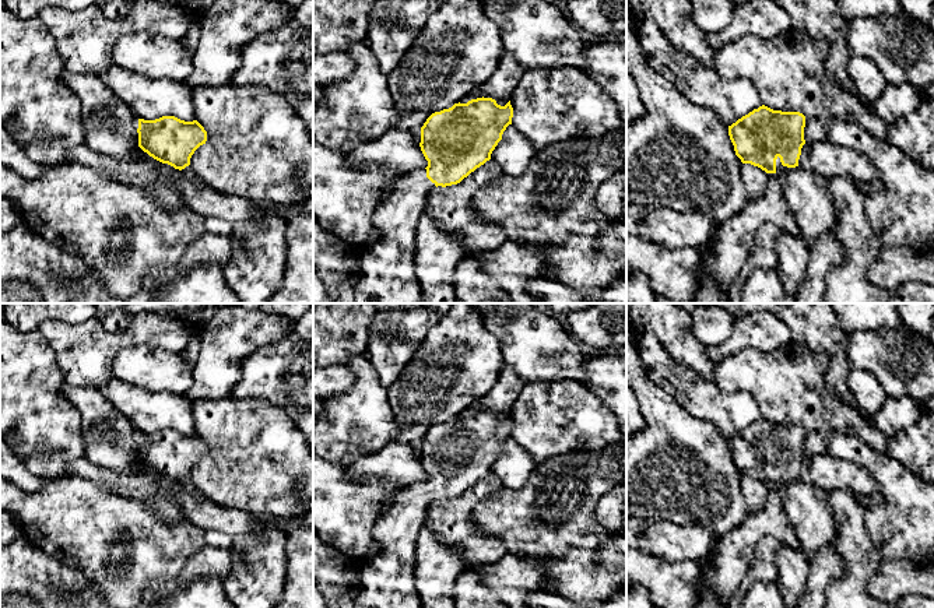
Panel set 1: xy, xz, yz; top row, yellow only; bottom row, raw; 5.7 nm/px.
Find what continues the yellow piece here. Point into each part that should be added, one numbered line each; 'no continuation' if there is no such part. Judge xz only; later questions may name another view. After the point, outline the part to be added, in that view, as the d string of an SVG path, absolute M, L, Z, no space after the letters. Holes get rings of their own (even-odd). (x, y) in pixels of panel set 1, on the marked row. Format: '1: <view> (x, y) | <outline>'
1: xz (386, 273) | M421 168L401 176L387 200L378 205L373 224L382 236L359 252L355 303L421 303L414 238L435 187Z

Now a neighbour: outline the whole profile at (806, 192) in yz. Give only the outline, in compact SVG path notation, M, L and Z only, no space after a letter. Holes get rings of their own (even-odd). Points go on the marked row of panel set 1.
M800 166L779 175L784 198L800 231L800 239L810 247L836 225L835 205L826 179Z

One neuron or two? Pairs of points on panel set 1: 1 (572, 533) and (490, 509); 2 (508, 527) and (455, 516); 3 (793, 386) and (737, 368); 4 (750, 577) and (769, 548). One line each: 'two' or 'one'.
1: one
2: two
3: one
4: one

